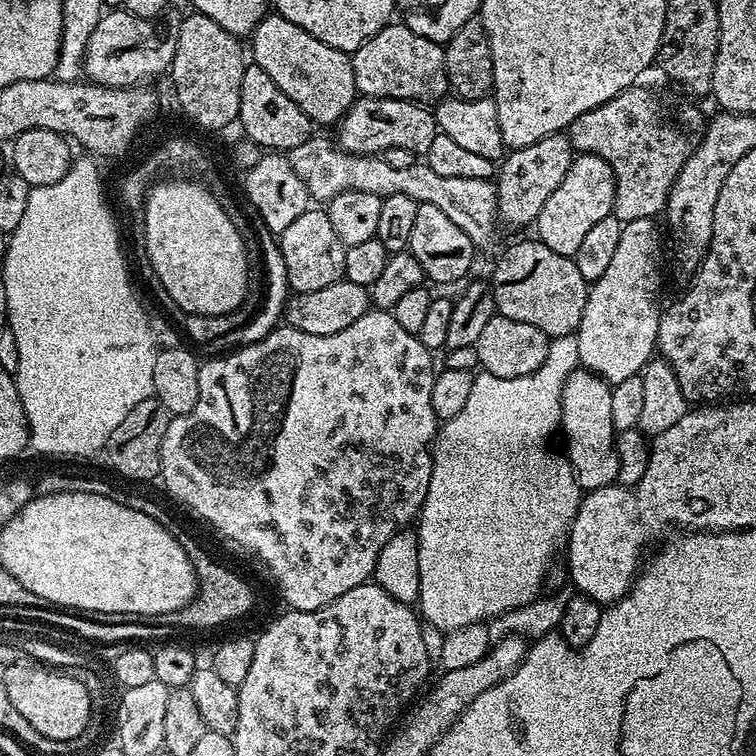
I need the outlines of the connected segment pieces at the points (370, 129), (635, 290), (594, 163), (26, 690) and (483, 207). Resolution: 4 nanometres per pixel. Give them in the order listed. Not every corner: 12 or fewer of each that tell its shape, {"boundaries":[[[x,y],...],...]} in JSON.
{"boundaries":[[[360,96],[344,136],[427,154],[436,117],[413,100]],[[624,224],[574,333],[617,384],[657,351],[660,228]],[[577,155],[546,198],[535,235],[575,257],[612,215],[616,179],[602,158]],[[36,662],[3,669],[10,702],[46,738],[81,738],[93,693]],[[320,134],[290,159],[313,201],[346,190],[438,206],[473,245],[498,225],[492,180],[343,152]]]}

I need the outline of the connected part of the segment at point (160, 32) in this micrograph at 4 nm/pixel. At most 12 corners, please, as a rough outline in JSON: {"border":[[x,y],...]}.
{"border":[[103,13],[82,72],[134,88],[169,71],[173,25]]}

